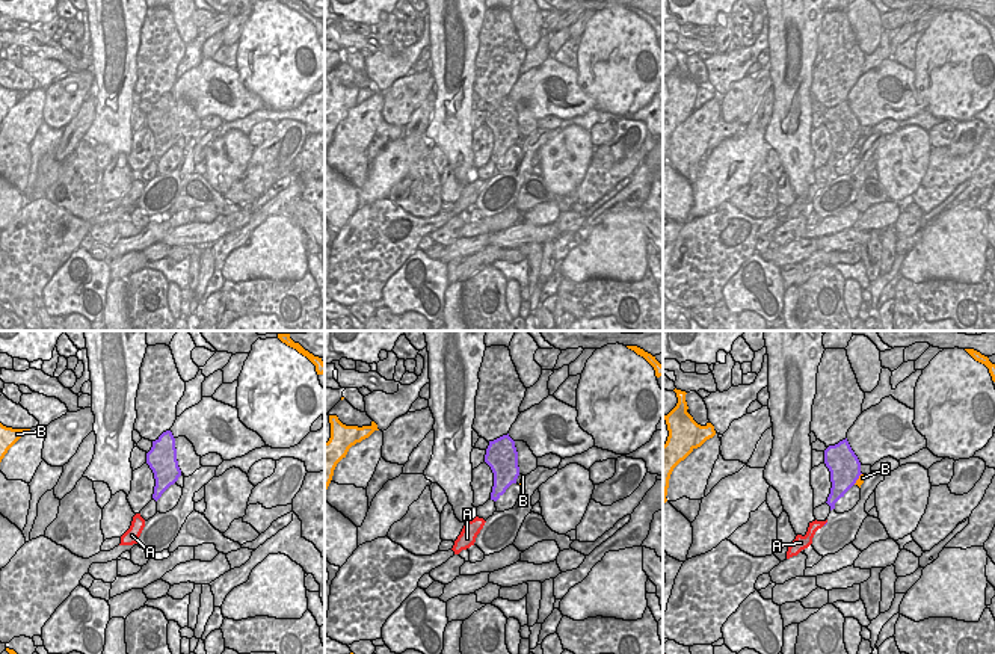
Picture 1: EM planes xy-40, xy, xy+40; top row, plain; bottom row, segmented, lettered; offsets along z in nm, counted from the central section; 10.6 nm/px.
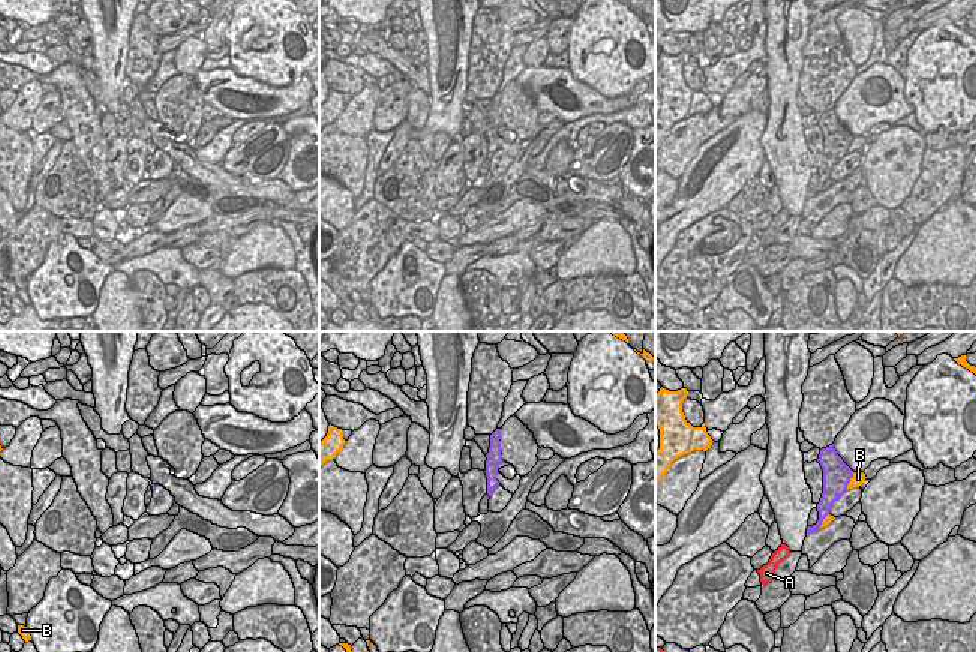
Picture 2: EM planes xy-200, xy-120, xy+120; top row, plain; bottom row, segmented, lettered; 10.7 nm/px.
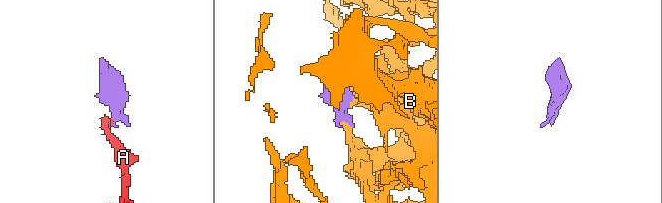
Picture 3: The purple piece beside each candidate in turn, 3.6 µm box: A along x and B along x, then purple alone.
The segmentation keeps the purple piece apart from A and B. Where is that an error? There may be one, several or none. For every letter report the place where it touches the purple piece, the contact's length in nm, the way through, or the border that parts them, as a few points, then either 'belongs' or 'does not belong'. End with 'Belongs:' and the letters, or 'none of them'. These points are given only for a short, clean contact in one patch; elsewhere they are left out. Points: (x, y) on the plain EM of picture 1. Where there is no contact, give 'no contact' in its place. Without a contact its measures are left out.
A: no contact | belongs
B: xy+40 (858, 139) | 150 nm | does not belong
Belongs: A

